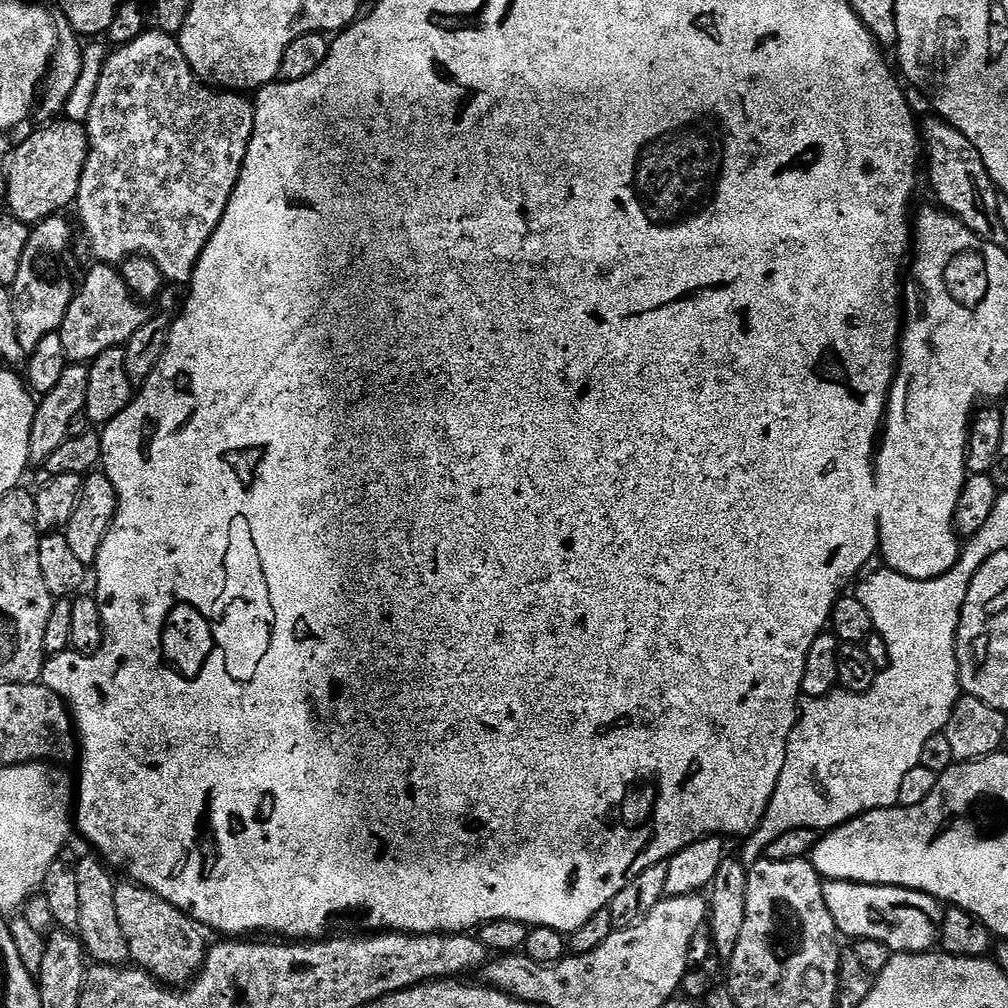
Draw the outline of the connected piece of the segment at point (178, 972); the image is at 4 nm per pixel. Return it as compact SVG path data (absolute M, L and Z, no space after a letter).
M135 882L117 883L114 910L118 910L118 926L122 944L132 955L131 963L144 969L165 986L184 986L200 975L206 955L205 933L192 917L178 910L164 898L158 898L149 888Z

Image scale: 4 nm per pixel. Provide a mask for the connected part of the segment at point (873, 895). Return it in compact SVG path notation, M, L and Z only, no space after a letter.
M830 880L824 884L824 905L831 923L844 936L852 936L853 941L874 938L882 942L893 954L905 952L930 952L937 947L940 925L944 923L941 901L925 892L914 892L911 888L895 888L889 884L856 884L853 880Z

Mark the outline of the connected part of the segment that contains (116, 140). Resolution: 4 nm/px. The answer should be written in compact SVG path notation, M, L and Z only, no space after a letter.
M145 30L134 42L119 45L104 63L104 69L98 78L98 91L94 93L94 106L90 106L86 121L88 157L82 170L82 182L74 205L75 211L80 211L80 220L84 223L84 232L88 235L89 242L92 243L95 259L102 264L119 266L130 256L149 256L158 266L158 270L162 270L165 281L172 283L173 280L176 284L187 285L208 239L214 234L218 222L222 222L222 214L240 177L242 162L246 158L246 150L254 130L255 113L255 103L247 95L236 90L217 90L199 80L186 62L180 49L180 41L175 35L159 30Z

